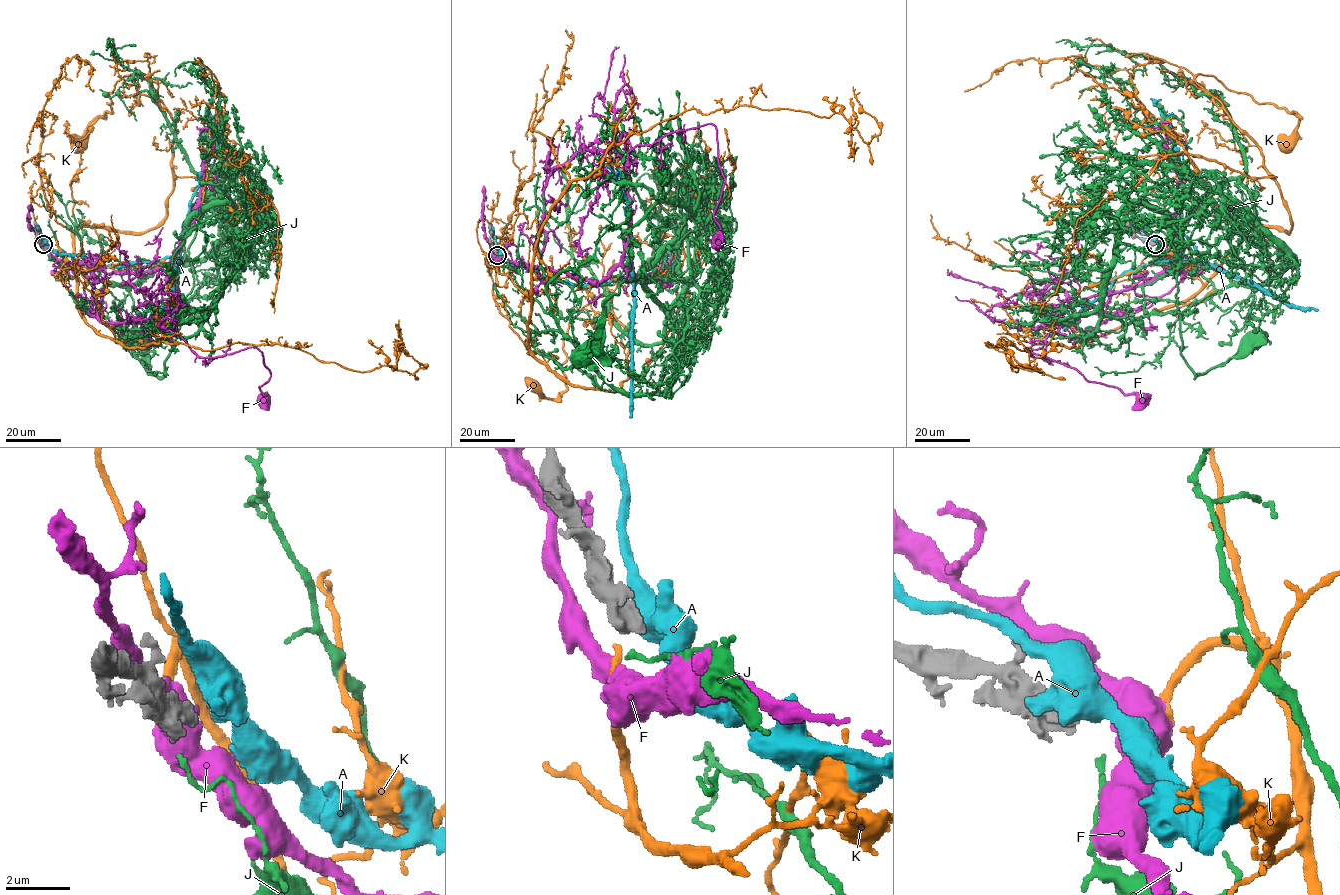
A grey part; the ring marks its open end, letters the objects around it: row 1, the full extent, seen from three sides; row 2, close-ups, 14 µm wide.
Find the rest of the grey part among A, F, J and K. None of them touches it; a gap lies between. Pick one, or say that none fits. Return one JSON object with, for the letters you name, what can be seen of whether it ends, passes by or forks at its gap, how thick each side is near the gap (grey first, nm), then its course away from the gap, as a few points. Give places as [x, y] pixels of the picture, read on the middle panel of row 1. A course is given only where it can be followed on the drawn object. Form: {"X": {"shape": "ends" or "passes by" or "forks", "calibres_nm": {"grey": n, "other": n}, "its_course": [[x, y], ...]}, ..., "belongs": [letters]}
{"belongs": []}

